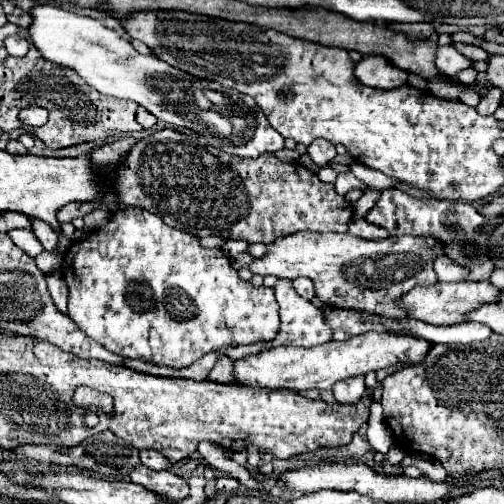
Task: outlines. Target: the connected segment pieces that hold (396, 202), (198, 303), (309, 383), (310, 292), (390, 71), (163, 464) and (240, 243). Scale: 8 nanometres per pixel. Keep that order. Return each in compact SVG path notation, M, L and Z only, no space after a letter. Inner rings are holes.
M397 188L383 190L379 202L365 214L365 220L389 230L391 236L413 234L413 236L433 236L445 242L445 256L451 258L455 264L469 270L467 280L485 280L491 276L495 264L489 256L489 238L481 236L483 226L487 224L485 216L481 216L471 204L467 202L451 202L451 200L433 200L433 198L413 198Z
M129 208L125 212L115 212L111 214L109 222L97 230L93 230L89 236L83 240L71 242L69 250L63 254L63 266L61 274L69 286L69 316L71 320L95 342L105 346L109 352L125 358L141 358L147 362L171 366L171 368L185 368L193 364L195 360L203 358L211 350L219 350L225 346L239 346L239 344L255 344L255 342L265 342L271 340L277 334L279 328L279 308L273 296L271 288L253 288L251 282L243 282L237 274L237 270L231 266L229 256L225 256L219 248L201 248L199 238L193 234L185 234L181 230L169 228L159 216L153 216L151 212L145 212L143 208Z
M365 332L359 336L351 336L345 342L321 344L311 348L297 346L279 346L269 348L259 354L251 354L243 360L233 362L233 378L235 386L243 388L287 388L287 390L331 390L337 380L345 380L349 376L365 376L371 370L381 370L387 366L397 366L403 360L417 364L423 360L425 352L429 352L429 342L413 336L401 334L381 334L381 332Z
M295 278L293 280L293 288L295 292L305 298L305 300L311 300L315 296L315 290L313 290L313 282L309 278Z
M369 56L355 64L355 76L365 86L381 88L381 90L395 90L407 84L407 74L399 68L393 68L383 56Z
M143 450L143 452L139 452L139 458L141 458L141 462L143 462L147 468L151 468L151 470L167 470L167 468L171 466L171 462L169 462L165 456L161 456L161 452L153 452L153 450Z
M227 240L227 242L221 246L221 250L233 258L235 254L245 252L245 250L247 250L247 246L249 246L249 244L247 244L245 240Z

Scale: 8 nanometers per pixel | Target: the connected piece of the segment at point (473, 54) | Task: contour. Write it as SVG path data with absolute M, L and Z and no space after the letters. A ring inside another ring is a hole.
M455 44L455 48L457 48L461 54L465 54L467 58L471 58L473 62L489 58L489 54L487 54L483 48L479 48L479 46L473 46L473 44Z

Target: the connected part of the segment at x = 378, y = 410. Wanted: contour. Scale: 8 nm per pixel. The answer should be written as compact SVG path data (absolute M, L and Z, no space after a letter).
M373 400L371 416L369 416L369 422L367 422L367 440L369 440L369 444L375 452L385 456L389 452L391 444L393 444L393 432L383 420L383 408L375 402L377 400Z

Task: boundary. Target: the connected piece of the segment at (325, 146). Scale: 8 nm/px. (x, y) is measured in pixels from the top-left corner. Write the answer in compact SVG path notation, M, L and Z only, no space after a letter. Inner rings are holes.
M315 140L309 148L307 148L307 154L311 156L313 162L317 162L317 166L325 166L327 162L331 162L337 152L335 152L335 146L327 140Z

